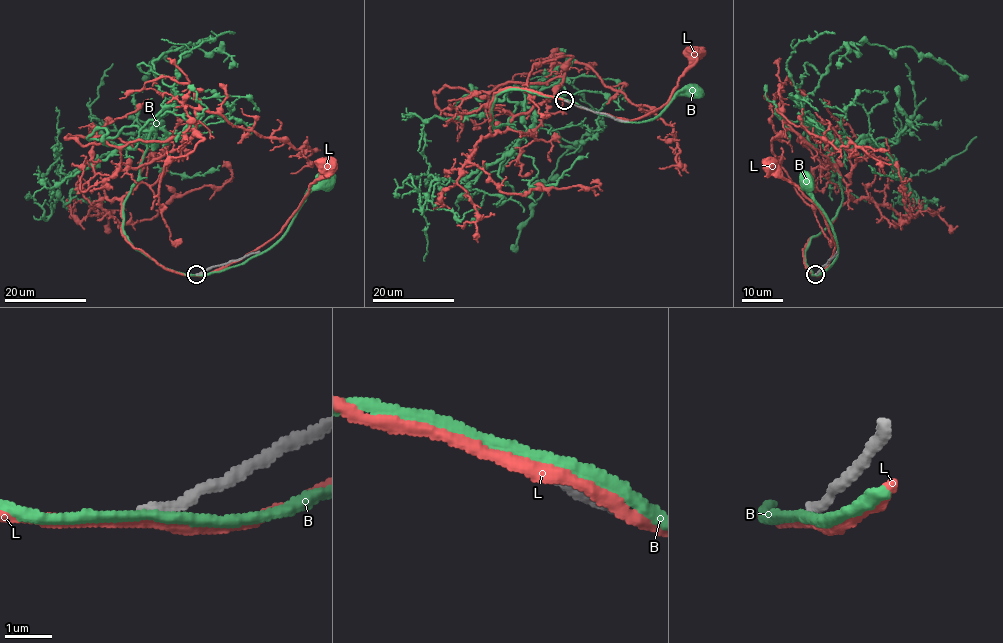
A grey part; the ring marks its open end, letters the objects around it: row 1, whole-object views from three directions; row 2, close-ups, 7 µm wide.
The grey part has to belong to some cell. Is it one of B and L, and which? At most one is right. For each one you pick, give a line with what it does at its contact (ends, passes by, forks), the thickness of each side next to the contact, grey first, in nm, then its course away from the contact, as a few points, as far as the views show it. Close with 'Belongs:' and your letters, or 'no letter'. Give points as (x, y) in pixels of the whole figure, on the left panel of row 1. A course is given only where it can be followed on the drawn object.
Belongs: no letter

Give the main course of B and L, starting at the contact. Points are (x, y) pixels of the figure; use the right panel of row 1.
B: (816, 275), (832, 264), (838, 249), (833, 229), (820, 204), (806, 191), (804, 182)
L: (816, 275), (828, 267), (835, 248), (834, 239), (822, 212), (782, 176), (773, 162), (768, 159), (768, 163)

